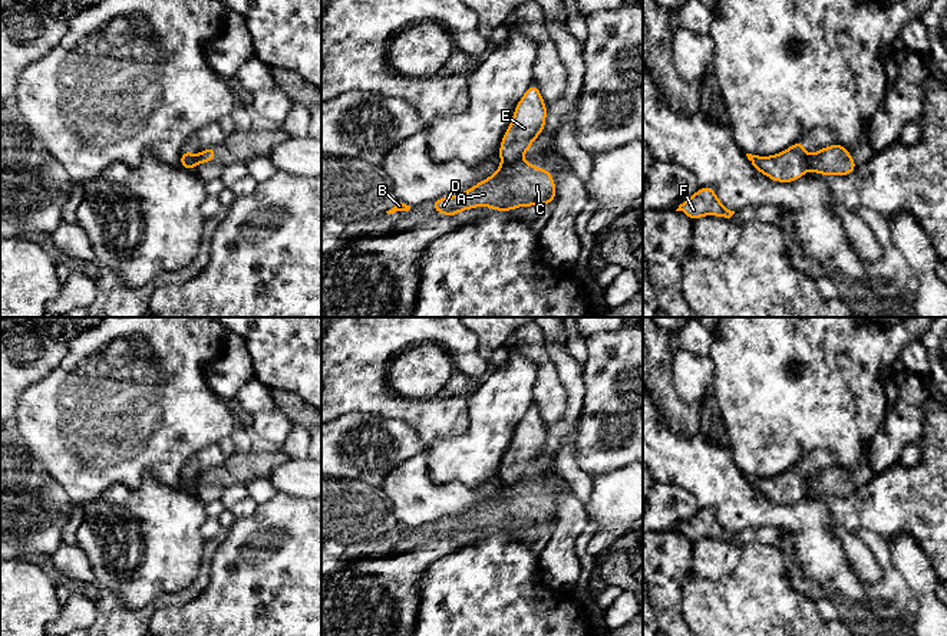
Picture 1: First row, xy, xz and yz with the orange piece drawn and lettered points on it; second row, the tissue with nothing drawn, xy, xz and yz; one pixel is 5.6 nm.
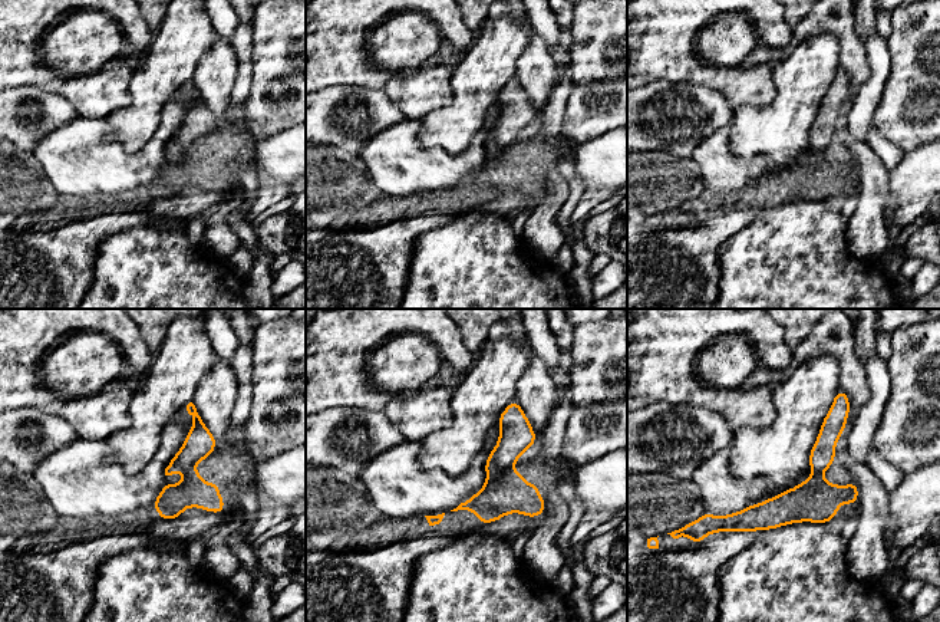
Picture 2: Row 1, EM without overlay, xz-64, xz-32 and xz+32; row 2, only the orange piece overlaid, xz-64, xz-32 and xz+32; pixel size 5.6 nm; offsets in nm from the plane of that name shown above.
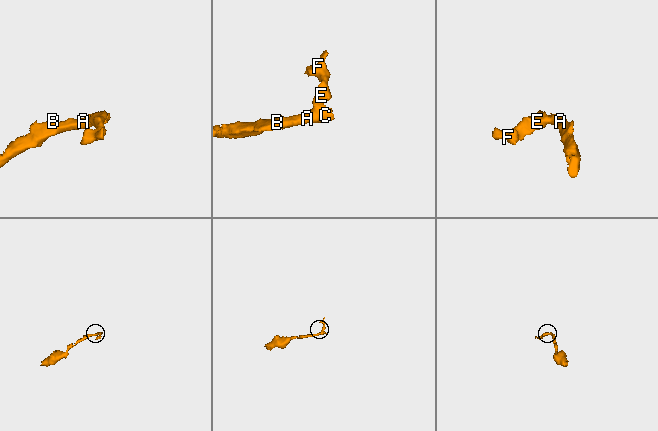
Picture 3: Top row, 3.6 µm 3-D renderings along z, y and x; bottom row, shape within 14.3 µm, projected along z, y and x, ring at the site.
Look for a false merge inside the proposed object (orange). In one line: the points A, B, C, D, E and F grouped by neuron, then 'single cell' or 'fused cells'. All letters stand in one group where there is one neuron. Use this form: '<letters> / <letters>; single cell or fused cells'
A B C D / E F; fused cells

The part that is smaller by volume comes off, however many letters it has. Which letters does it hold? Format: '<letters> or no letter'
E, F

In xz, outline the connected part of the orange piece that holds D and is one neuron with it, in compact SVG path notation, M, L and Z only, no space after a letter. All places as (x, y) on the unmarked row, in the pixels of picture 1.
M519 481L501 485L489 500L458 517L433 523L432 531L442 538L455 538L461 533L485 527L495 533L512 533L518 528L552 525L555 517L551 492Z

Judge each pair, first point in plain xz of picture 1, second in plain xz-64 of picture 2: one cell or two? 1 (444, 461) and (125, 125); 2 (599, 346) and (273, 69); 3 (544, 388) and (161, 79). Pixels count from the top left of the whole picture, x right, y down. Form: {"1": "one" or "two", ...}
{"1": "one", "2": "one", "3": "two"}

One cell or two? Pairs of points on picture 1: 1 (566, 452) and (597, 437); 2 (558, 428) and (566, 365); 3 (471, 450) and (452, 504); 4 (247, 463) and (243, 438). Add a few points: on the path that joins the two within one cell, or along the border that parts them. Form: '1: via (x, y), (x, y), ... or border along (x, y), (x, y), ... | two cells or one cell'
1: border along (580, 415), (574, 461), (593, 477) | two cells
2: via (573, 412), (573, 381) | one cell
3: border along (428, 468), (439, 484), (474, 488), (492, 475) | two cells
4: border along (251, 450), (237, 452) | two cells

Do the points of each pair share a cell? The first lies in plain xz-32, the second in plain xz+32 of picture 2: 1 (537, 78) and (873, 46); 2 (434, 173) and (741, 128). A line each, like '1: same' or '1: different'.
1: different
2: different

